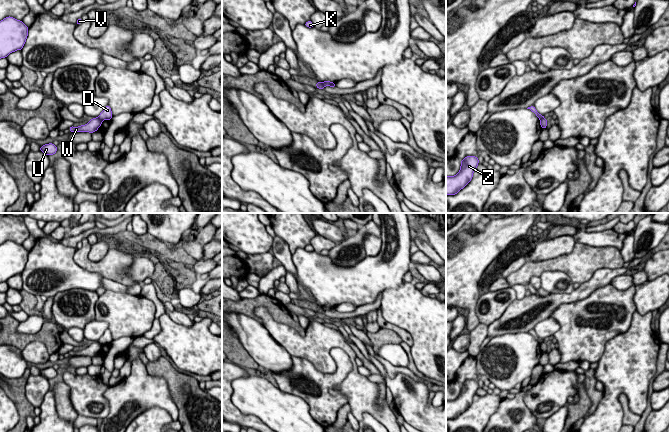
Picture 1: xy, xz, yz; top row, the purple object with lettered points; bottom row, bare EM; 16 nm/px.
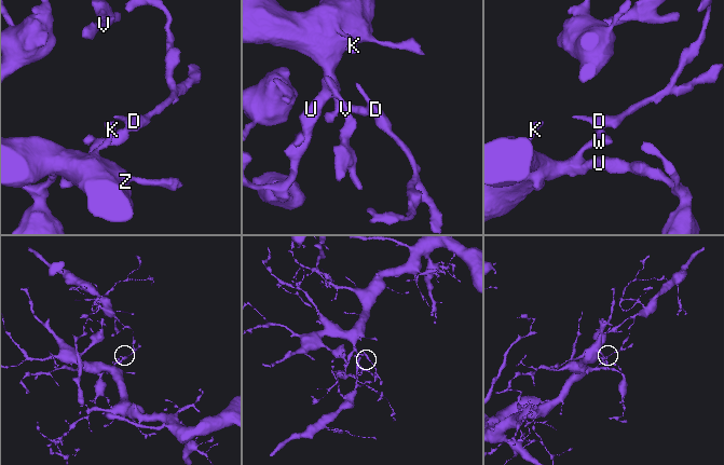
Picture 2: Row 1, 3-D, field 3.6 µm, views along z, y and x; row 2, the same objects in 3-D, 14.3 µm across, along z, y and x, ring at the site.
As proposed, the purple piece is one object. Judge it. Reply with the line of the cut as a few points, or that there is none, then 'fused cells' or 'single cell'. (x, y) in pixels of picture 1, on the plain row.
cut xy (97, 341), (101, 345); fused cells

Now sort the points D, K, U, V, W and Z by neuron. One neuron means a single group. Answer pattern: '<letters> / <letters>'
D V / K U W Z

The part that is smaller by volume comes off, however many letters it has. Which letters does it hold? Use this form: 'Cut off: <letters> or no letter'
Cut off: D, V

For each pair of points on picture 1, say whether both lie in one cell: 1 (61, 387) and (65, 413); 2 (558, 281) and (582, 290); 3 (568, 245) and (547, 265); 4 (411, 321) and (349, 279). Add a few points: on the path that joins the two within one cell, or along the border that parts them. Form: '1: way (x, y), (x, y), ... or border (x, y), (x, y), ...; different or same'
1: way (62, 393), (64, 407); same
2: border (573, 288), (570, 292), (550, 293); different
3: border (574, 244), (574, 248), (568, 253), (532, 262); different
4: border (402, 282), (397, 287), (386, 288), (381, 292); different

